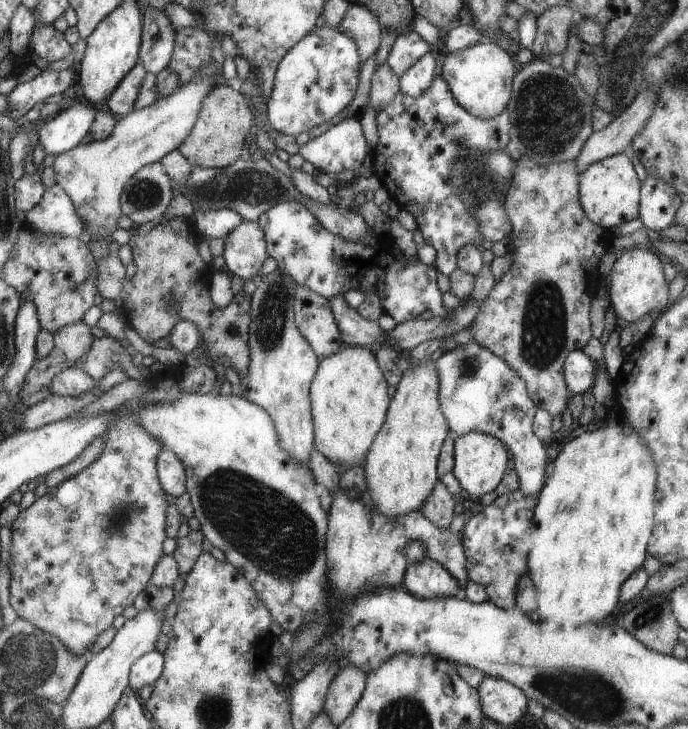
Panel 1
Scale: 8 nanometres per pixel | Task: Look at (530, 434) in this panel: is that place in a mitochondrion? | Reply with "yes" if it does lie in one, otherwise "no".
no

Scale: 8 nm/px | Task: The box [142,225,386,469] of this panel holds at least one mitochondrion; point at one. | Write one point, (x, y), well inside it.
(268, 331)

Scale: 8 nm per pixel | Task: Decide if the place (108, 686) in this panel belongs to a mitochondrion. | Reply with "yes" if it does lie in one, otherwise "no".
no

